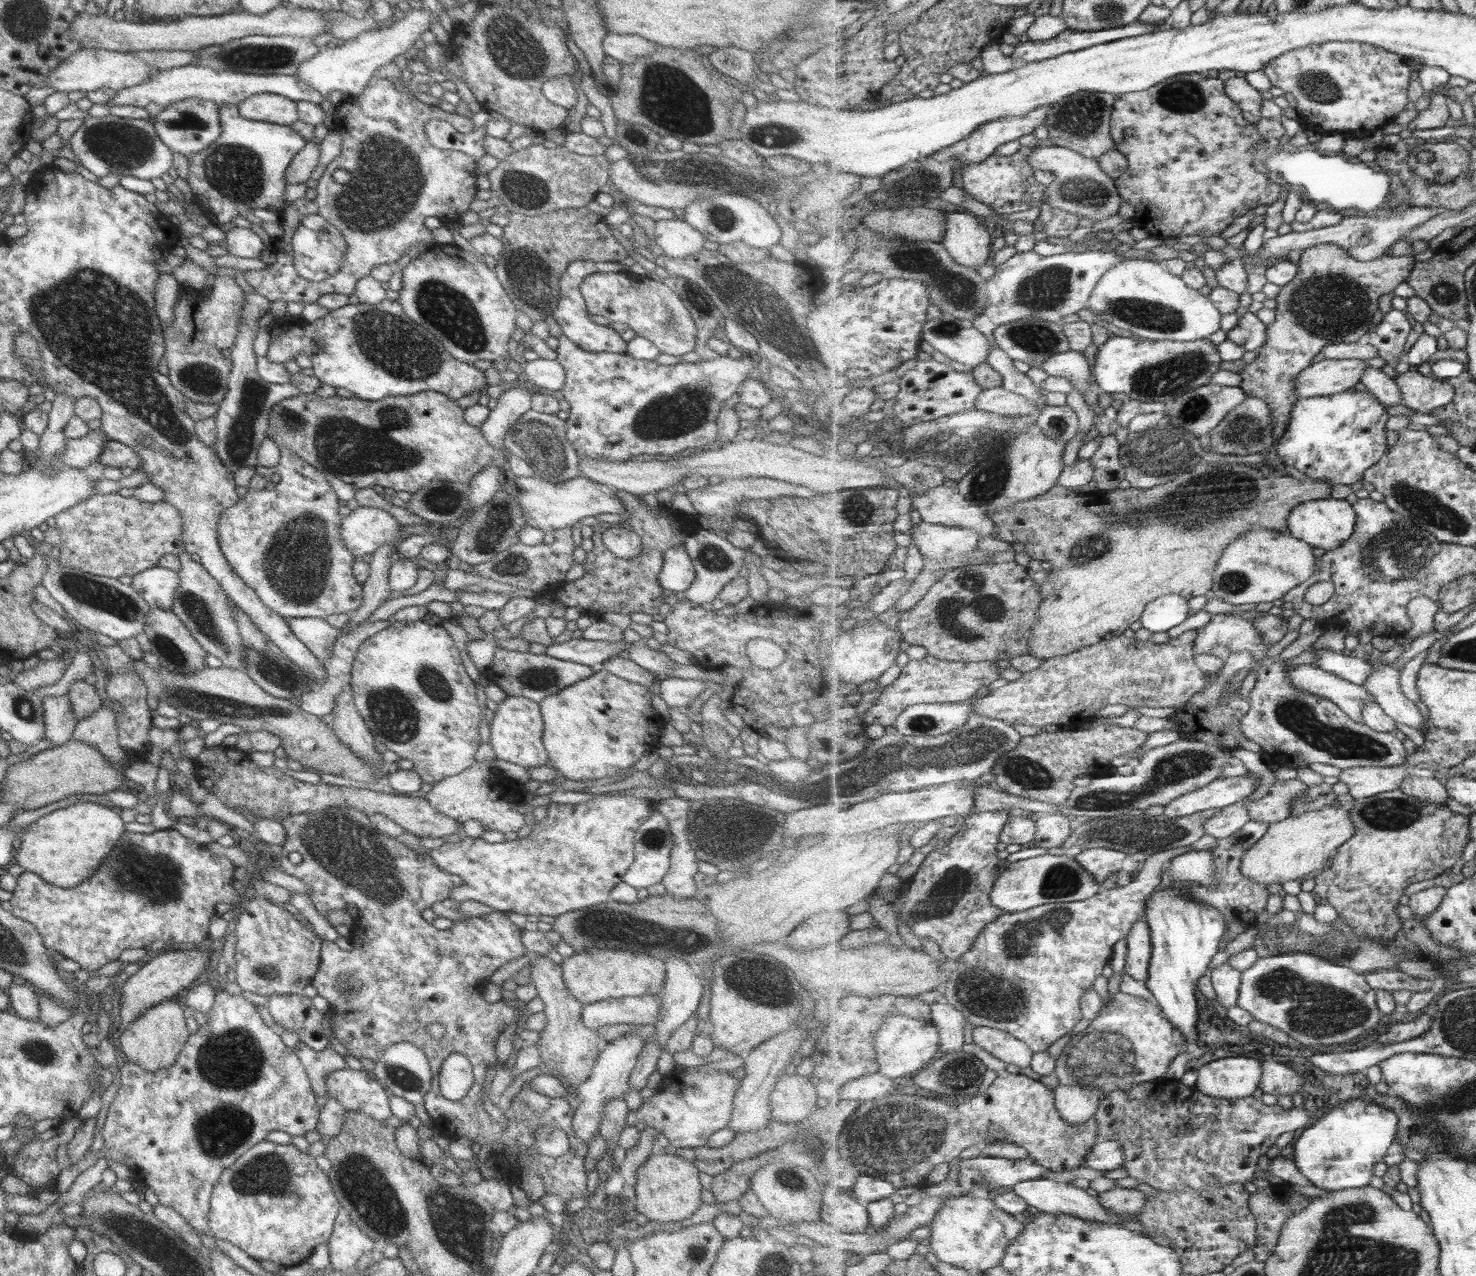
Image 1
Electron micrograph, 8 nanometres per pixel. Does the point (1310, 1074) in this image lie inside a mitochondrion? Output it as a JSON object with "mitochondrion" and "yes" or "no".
{"mitochondrion":"no"}

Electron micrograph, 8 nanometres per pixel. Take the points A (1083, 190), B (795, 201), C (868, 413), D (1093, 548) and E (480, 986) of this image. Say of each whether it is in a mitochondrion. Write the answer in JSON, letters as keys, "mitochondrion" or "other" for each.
{"A":"mitochondrion","B":"other","C":"other","D":"mitochondrion","E":"other"}

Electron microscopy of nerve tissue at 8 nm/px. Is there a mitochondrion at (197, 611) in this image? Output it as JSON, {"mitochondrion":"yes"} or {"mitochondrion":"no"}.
{"mitochondrion":"yes"}

